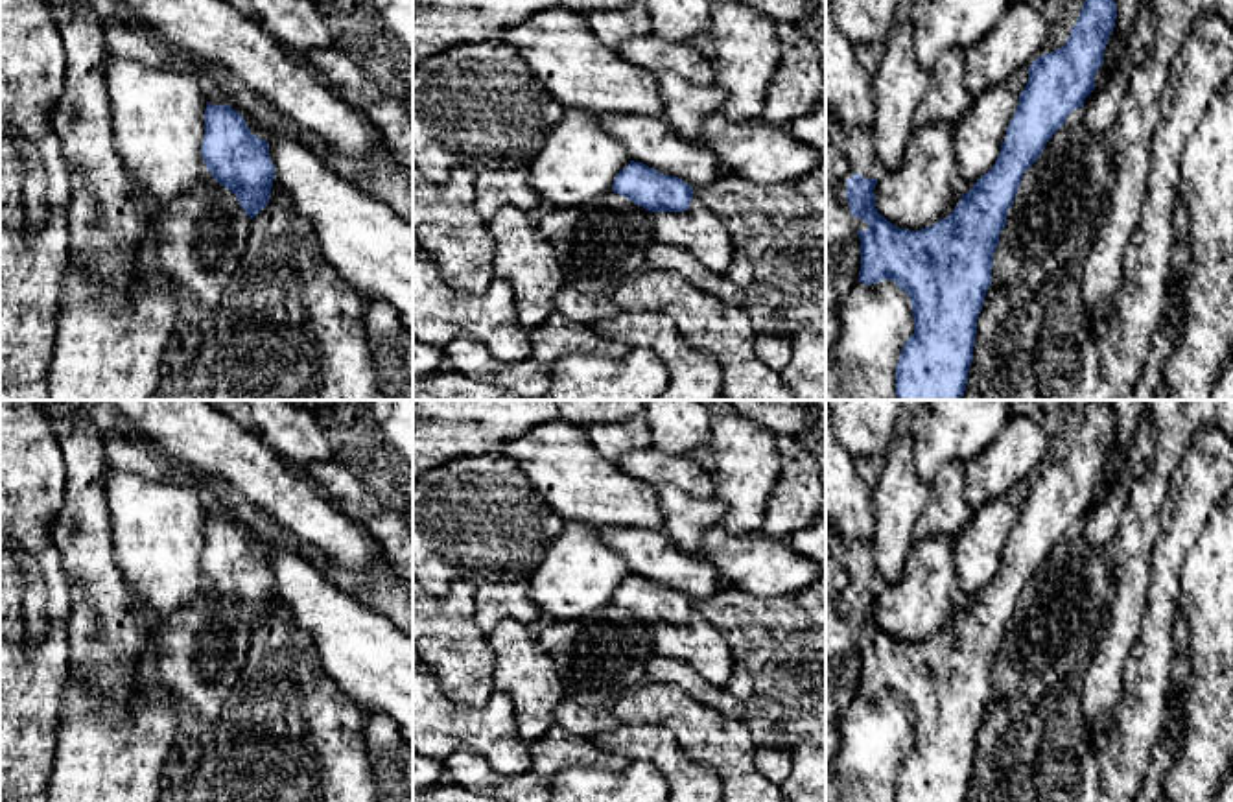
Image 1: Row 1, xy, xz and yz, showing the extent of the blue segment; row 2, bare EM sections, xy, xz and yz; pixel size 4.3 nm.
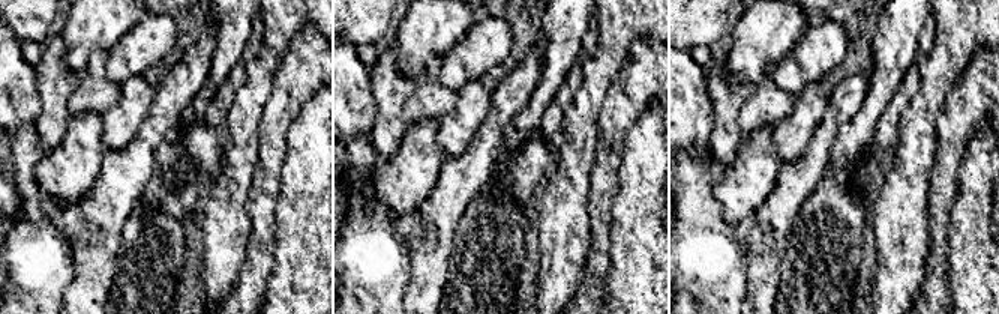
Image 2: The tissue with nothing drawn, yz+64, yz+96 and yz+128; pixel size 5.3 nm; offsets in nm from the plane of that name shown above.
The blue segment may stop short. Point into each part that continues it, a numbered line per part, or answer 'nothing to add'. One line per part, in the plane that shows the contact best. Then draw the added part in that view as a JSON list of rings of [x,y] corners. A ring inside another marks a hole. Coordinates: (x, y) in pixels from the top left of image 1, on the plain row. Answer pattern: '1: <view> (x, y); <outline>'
1: yz (857, 555); [[[840,538],[839,557],[850,575],[848,586],[844,588],[846,601],[846,594],[851,592],[855,586],[861,586],[864,592],[879,592],[885,586],[875,570],[874,546],[870,542]]]

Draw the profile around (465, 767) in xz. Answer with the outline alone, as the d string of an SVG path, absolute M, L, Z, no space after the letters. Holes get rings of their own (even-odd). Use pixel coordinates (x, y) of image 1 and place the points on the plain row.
M553 725L529 745L533 765L527 773L496 773L476 750L461 747L444 760L446 780L472 793L505 802L549 802L557 773L568 767L625 769L630 760L597 749L592 739Z

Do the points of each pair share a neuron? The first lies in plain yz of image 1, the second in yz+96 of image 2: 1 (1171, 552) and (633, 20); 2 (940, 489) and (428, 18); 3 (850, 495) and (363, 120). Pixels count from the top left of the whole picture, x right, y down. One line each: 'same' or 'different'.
1: different
2: different
3: same

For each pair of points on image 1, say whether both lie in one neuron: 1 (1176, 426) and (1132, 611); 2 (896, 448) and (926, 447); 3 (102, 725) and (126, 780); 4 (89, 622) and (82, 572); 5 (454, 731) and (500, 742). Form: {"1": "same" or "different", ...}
{"1": "same", "2": "different", "3": "same", "4": "same", "5": "same"}

